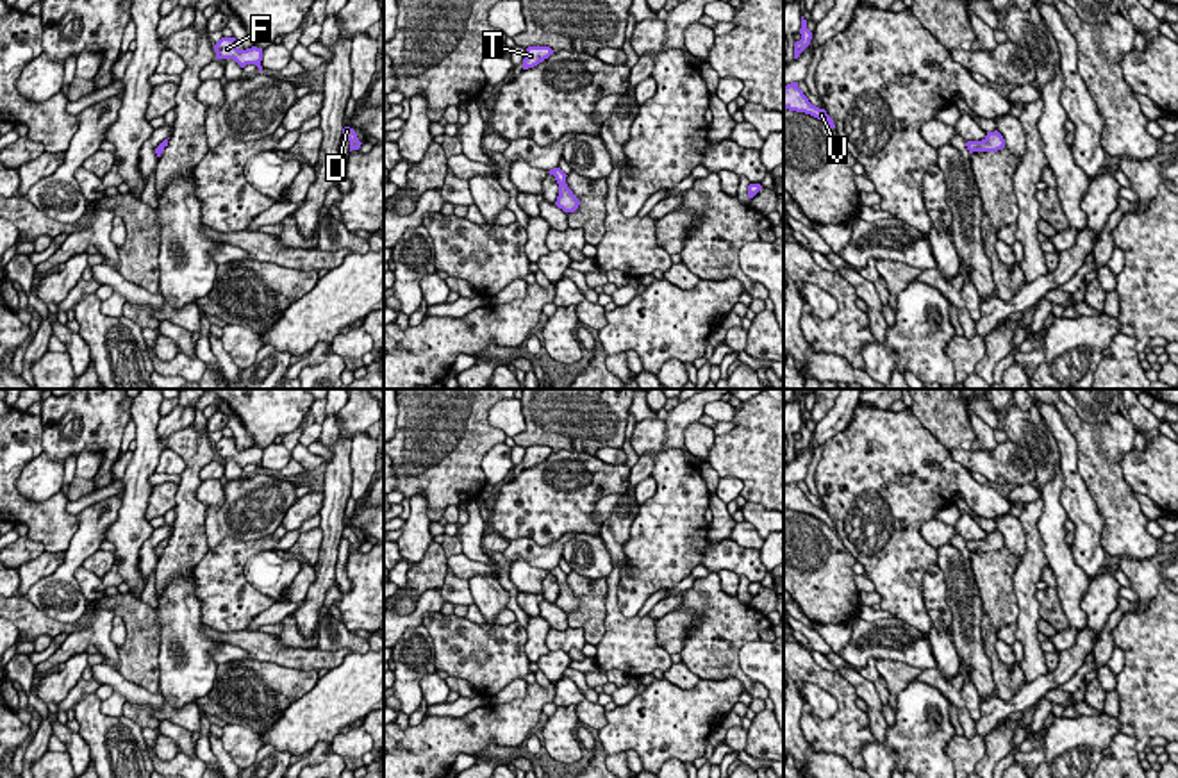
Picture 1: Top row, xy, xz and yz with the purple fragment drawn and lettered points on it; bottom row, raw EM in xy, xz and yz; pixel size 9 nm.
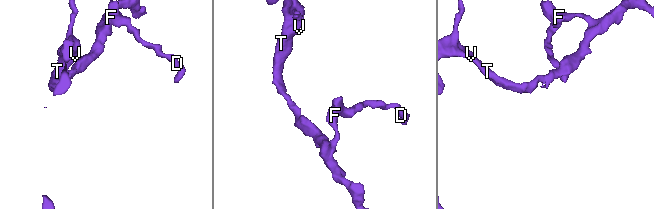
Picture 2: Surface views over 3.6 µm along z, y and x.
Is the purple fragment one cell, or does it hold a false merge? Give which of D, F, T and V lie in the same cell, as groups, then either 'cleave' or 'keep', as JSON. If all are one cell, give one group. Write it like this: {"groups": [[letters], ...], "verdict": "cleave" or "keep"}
{"groups": [["D", "F", "T", "V"]], "verdict": "keep"}

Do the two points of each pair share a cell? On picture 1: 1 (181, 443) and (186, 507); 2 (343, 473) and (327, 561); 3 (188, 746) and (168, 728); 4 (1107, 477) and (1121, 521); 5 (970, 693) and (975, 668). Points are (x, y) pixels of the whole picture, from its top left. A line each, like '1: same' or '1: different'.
1: same
2: same
3: same
4: same
5: different

